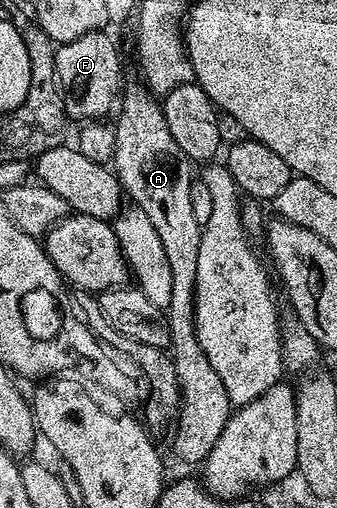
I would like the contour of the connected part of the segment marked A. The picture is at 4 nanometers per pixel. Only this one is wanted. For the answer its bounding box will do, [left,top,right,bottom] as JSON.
[111,83,231,465]

